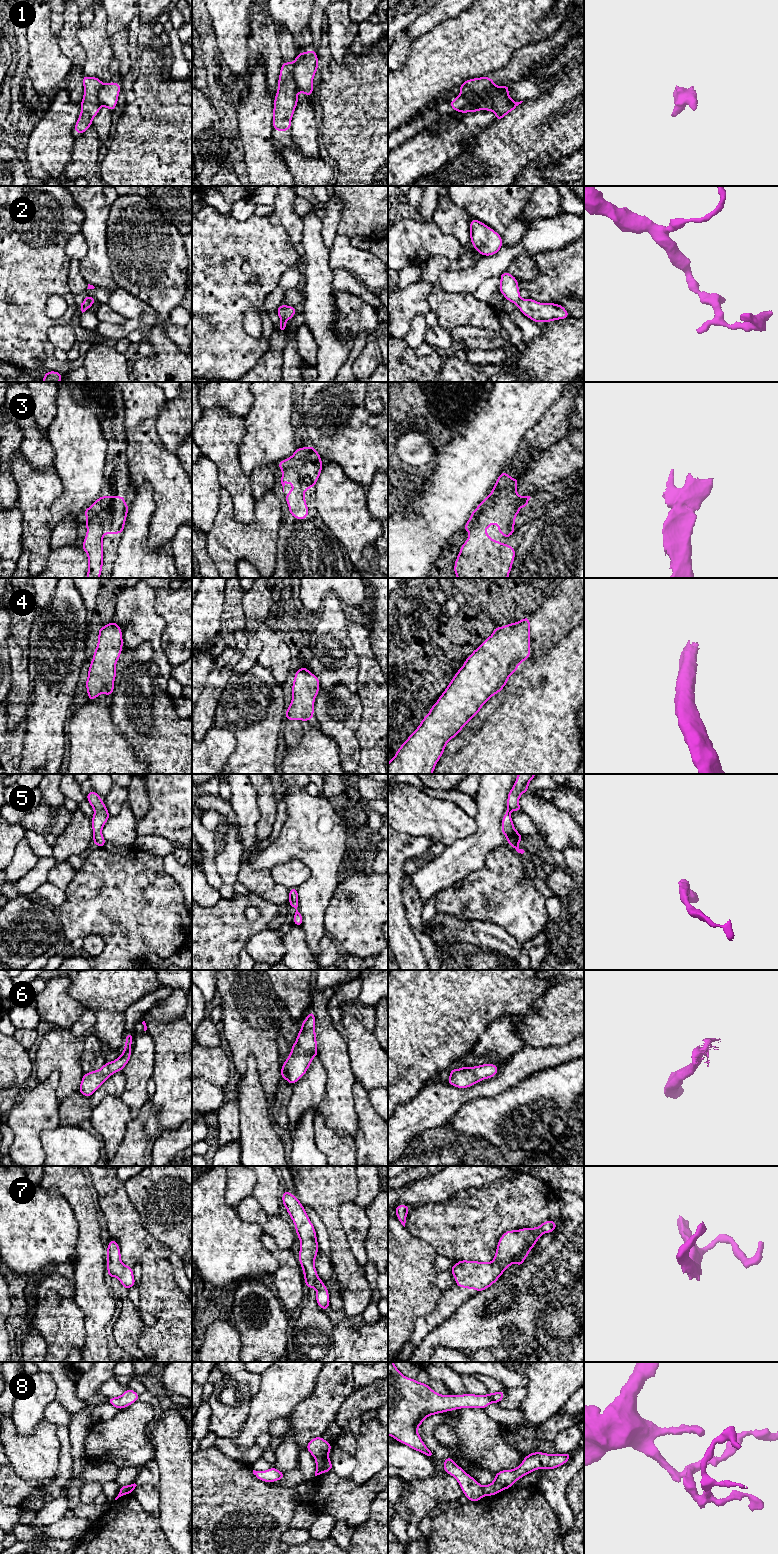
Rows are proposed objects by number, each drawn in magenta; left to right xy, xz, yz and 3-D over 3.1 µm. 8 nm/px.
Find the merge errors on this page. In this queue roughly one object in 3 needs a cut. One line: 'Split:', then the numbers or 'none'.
Split: 1, 8

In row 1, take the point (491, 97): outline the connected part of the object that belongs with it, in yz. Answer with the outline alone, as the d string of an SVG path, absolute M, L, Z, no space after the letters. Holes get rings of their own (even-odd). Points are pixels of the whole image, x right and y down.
M479 77L464 81L459 89L462 95L476 93L477 99L464 105L460 112L466 114L480 110L492 111L496 121L515 110L523 101L515 102L509 95L509 85L497 86L491 77Z

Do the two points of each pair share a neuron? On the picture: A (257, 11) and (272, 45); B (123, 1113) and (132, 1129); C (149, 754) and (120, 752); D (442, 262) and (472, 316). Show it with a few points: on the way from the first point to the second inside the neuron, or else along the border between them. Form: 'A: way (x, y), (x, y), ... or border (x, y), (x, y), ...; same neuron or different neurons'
A: way (261, 19), (261, 25), (266, 37); same neuron
B: border (133, 1117), (127, 1123), (125, 1135), (119, 1144); different neurons
C: border (121, 733), (133, 749), (134, 754), (145, 763); different neurons
D: way (435, 278), (436, 290), (456, 309); same neuron

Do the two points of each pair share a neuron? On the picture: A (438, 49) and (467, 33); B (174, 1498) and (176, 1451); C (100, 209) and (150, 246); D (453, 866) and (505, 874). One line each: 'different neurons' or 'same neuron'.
A: same neuron
B: same neuron
C: different neurons
D: different neurons

